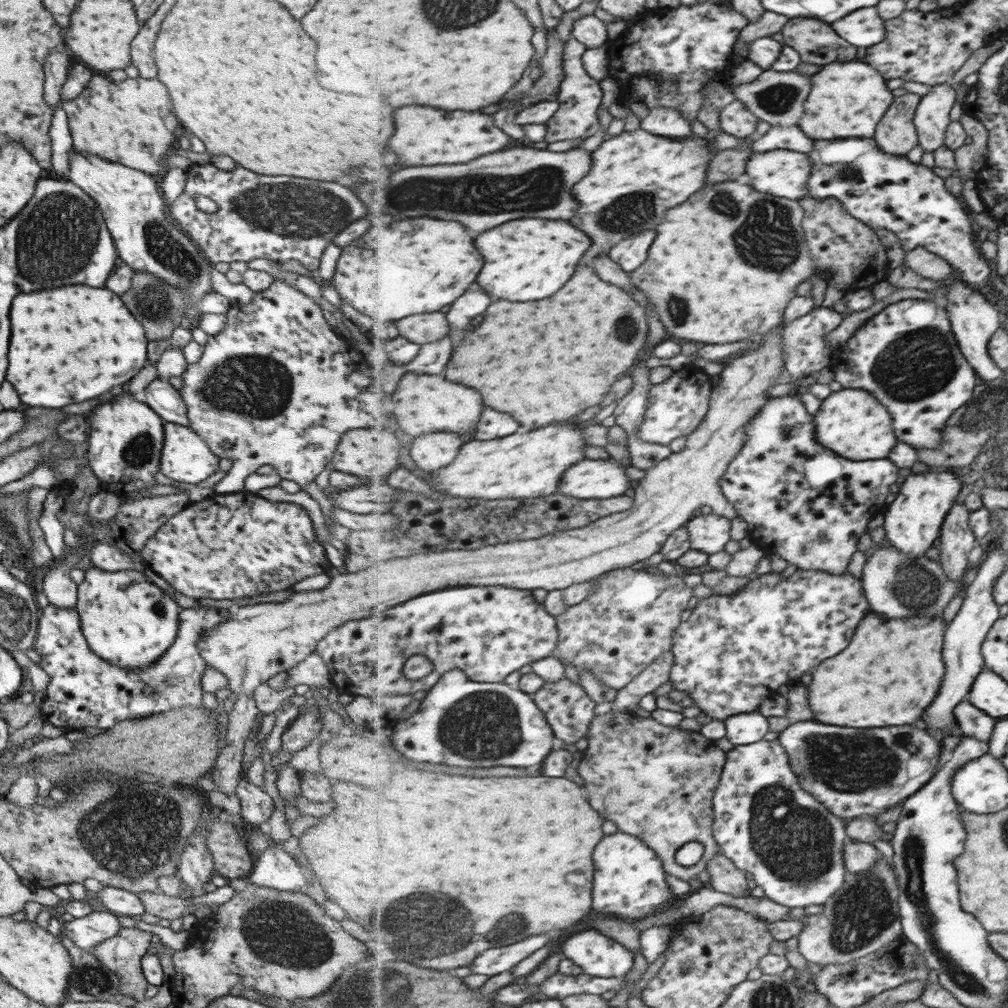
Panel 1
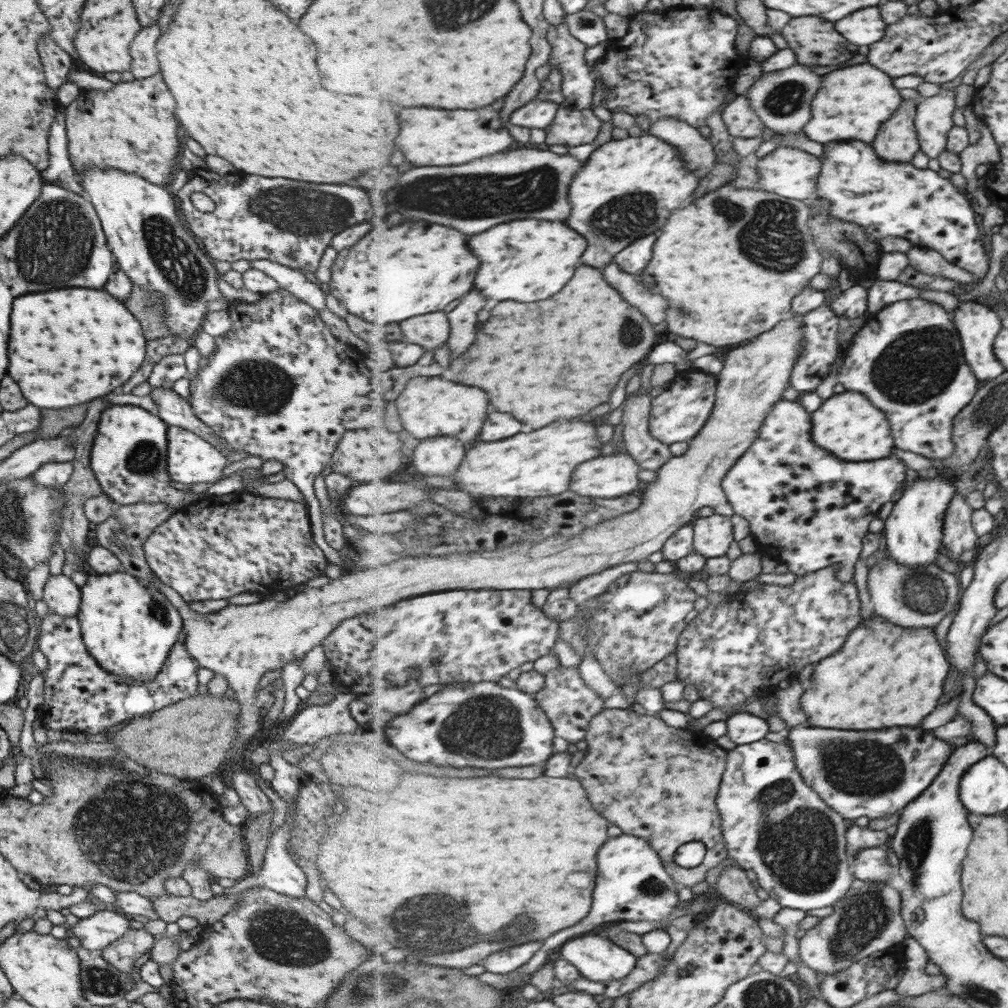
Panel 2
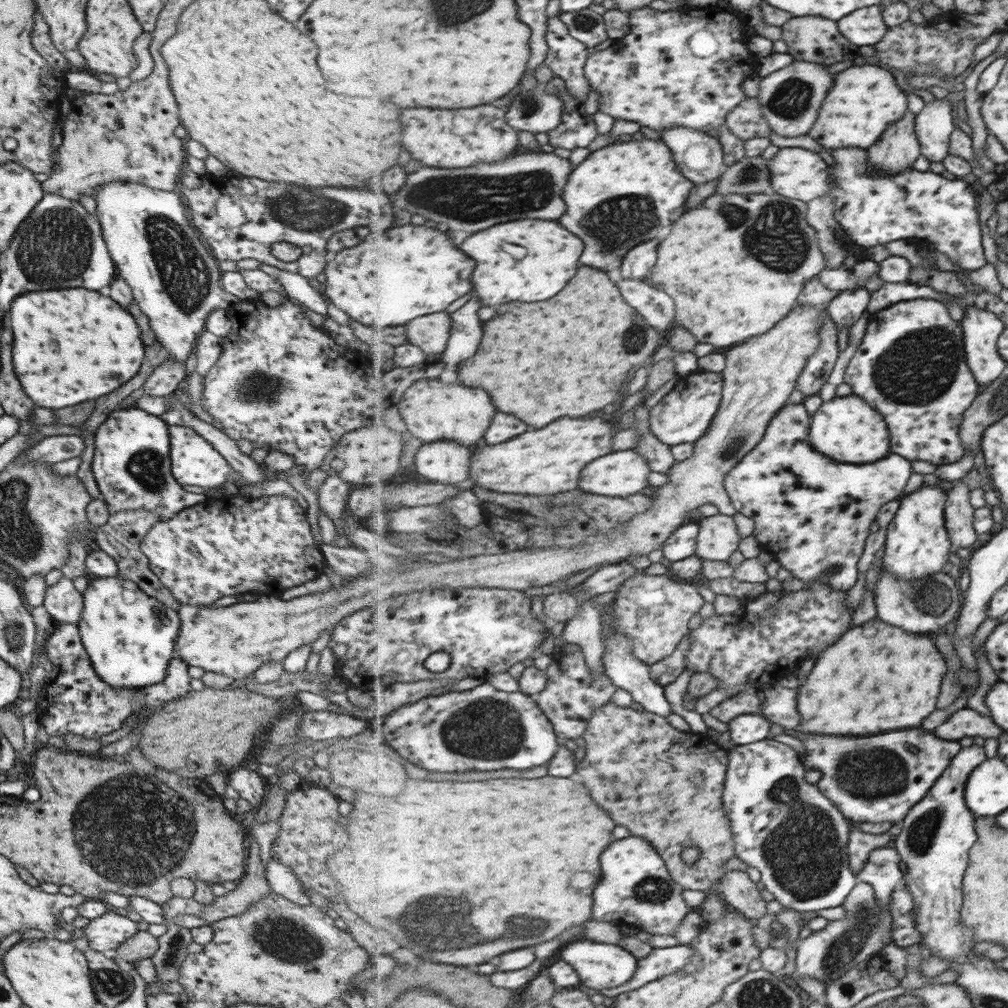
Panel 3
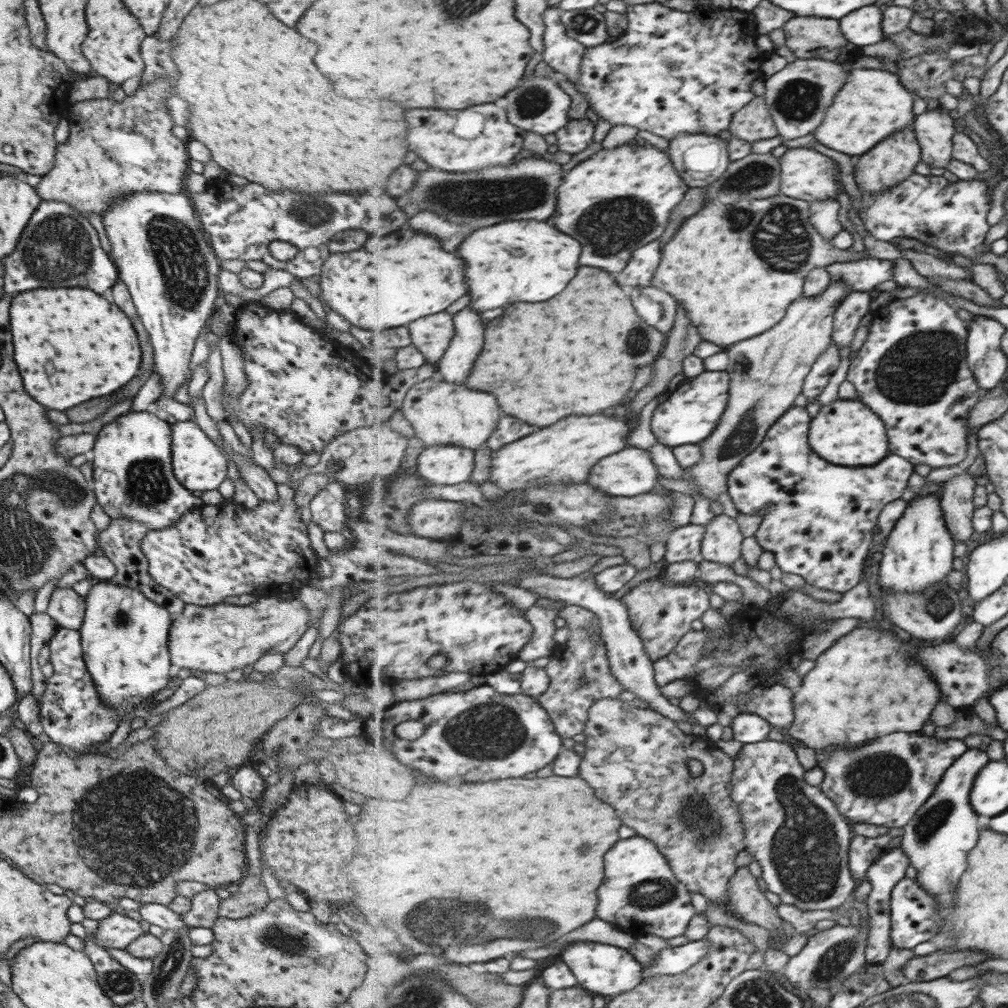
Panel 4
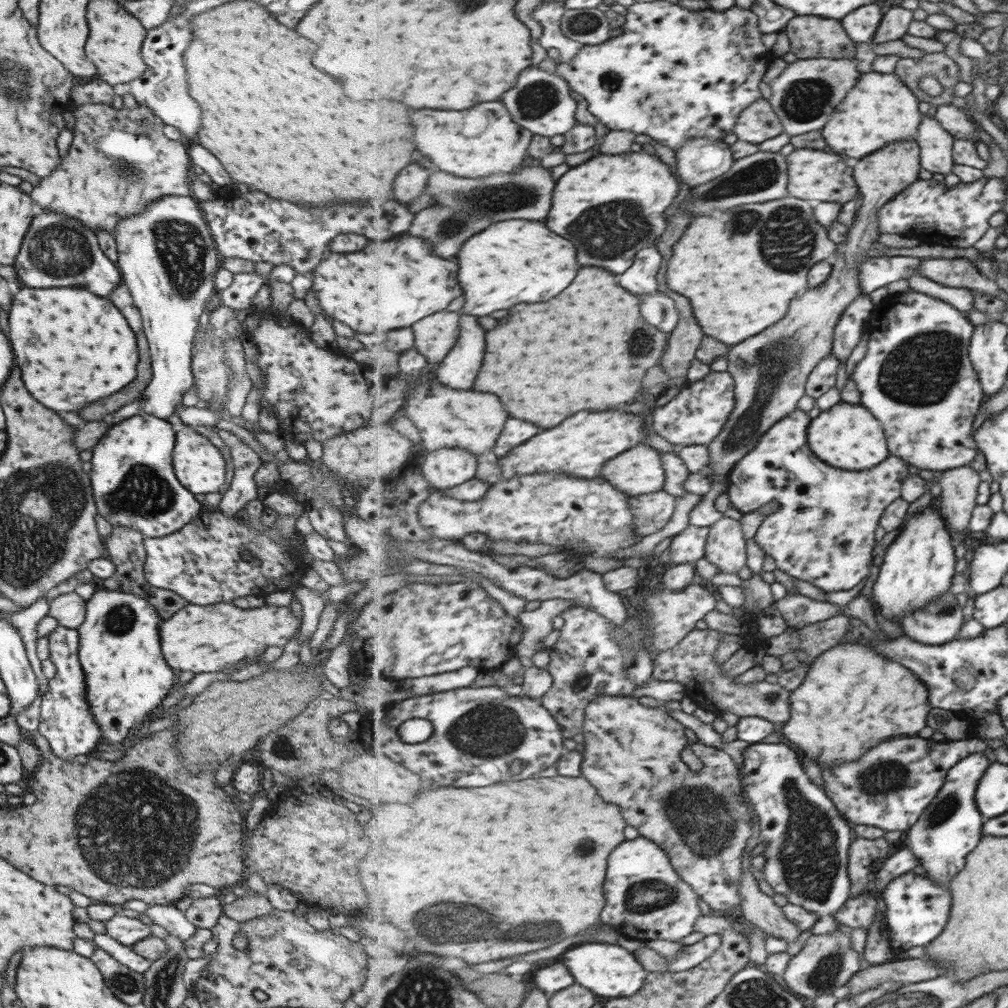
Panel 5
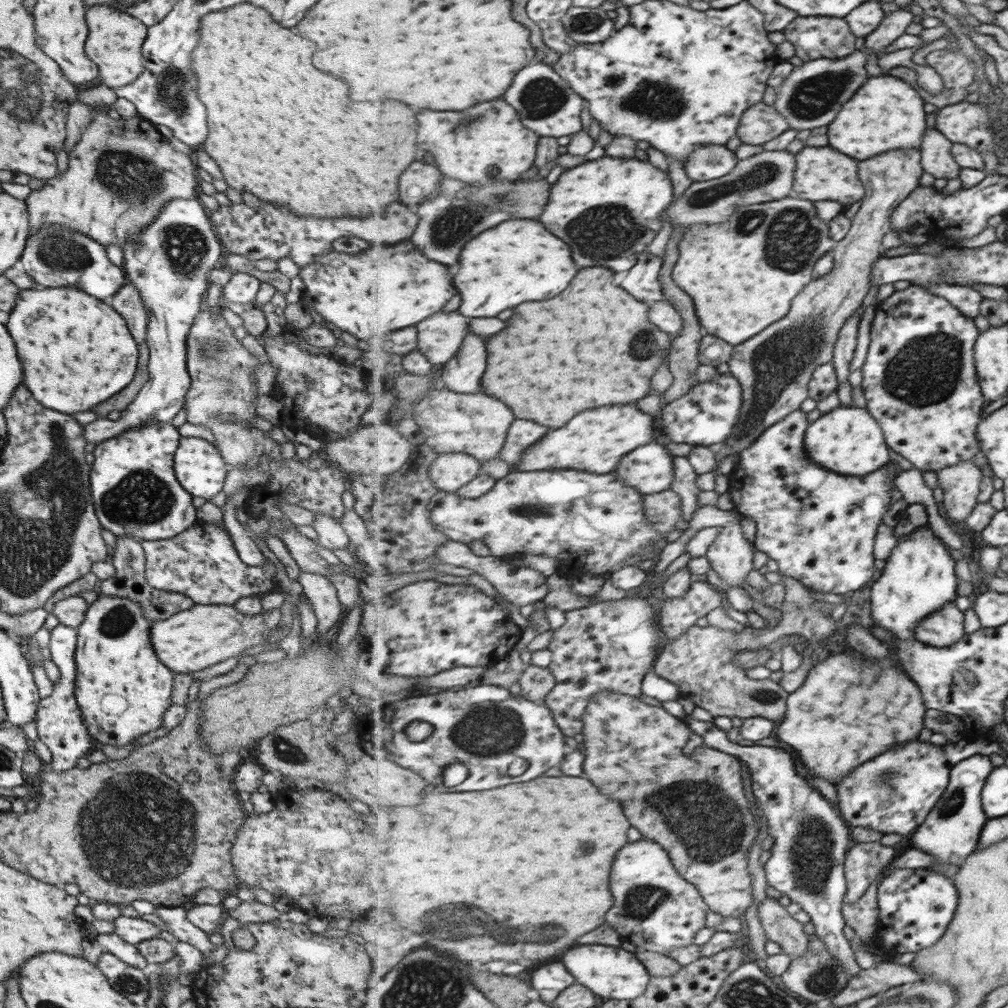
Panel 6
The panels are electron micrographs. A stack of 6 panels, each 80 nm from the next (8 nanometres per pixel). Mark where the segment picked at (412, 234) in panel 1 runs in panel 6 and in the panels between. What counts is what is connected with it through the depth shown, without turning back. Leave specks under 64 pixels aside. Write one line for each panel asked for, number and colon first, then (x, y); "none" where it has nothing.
2: (389, 276)
3: (392, 277)
4: (389, 282)
5: (390, 285)
6: (380, 290)

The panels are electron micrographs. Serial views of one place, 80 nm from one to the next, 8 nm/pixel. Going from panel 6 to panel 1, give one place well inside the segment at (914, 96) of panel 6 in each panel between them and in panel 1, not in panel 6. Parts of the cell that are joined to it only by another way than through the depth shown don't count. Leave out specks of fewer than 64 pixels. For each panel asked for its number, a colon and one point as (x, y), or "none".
1: (848, 100)
2: (853, 103)
3: (865, 99)
4: (875, 103)
5: (882, 108)

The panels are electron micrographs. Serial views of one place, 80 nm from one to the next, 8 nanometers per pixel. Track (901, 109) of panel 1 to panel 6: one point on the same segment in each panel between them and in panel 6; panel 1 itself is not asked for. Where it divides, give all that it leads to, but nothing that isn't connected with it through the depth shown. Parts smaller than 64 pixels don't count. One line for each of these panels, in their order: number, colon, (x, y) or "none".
2: (899, 142)
3: (897, 151)
4: (893, 161)
5: (771, 371)
6: (775, 369)

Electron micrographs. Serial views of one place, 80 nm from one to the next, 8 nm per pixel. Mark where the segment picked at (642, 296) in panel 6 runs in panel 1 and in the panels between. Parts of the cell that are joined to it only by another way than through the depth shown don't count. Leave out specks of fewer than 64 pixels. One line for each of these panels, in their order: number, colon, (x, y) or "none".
1: (630, 253)
2: (633, 260)
3: (637, 262)
4: (642, 267)
5: (642, 278)

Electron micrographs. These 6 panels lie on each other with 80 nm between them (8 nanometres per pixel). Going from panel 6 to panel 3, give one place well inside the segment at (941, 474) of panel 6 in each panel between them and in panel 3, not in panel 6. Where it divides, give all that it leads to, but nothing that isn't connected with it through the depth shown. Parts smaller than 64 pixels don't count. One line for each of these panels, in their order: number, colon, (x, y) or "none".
3: (960, 514)
4: (958, 493)
5: (959, 486)

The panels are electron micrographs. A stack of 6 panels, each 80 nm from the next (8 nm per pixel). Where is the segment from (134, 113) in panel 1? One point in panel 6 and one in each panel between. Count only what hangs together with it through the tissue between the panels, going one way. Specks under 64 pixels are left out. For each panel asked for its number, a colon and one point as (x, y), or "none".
2: (131, 127)
3: (128, 136)
4: (113, 149)
5: (118, 161)
6: (120, 173)

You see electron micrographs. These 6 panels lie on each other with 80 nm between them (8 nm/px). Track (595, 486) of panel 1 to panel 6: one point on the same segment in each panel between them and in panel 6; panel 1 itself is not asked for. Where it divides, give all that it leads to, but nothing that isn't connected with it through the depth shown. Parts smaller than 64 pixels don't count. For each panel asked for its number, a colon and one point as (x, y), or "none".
2: (612, 476)
3: (621, 474)
4: (632, 472)
5: (640, 471)
6: (652, 469)

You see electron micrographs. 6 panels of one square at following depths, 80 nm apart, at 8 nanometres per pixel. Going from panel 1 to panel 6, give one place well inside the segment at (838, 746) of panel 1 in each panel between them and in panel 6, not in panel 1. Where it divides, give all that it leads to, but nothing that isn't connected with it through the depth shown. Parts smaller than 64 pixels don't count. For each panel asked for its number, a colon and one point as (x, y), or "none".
2: (855, 783)
3: (866, 790)
4: (913, 765)
5: (892, 796)
6: (895, 792)

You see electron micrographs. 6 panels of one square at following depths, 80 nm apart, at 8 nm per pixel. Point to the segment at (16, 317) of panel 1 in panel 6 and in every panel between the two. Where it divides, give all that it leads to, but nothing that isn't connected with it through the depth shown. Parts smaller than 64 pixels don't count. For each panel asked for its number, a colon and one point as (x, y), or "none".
2: (75, 342)
3: (61, 338)
4: (89, 348)
5: (72, 347)
6: (63, 337)

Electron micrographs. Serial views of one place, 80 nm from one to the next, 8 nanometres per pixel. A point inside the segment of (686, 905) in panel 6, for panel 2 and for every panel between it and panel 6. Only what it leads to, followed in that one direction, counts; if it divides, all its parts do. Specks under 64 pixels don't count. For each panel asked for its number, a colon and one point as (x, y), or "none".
2: (634, 884)
3: (637, 889)
4: (642, 895)
5: (646, 898)

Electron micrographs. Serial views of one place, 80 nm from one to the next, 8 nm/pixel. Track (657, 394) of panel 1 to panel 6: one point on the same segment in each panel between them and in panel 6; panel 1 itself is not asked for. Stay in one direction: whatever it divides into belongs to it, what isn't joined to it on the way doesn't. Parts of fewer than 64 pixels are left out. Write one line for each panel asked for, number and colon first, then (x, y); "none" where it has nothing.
2: (678, 413)
3: (683, 415)
4: (691, 413)
5: (696, 416)
6: (706, 415)

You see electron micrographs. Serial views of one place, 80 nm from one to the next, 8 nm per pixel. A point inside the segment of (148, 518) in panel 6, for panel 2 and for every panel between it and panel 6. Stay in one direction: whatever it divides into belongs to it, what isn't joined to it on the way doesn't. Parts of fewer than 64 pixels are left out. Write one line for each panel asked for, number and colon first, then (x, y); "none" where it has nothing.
2: (128, 456)
3: (130, 465)
4: (132, 478)
5: (133, 484)

